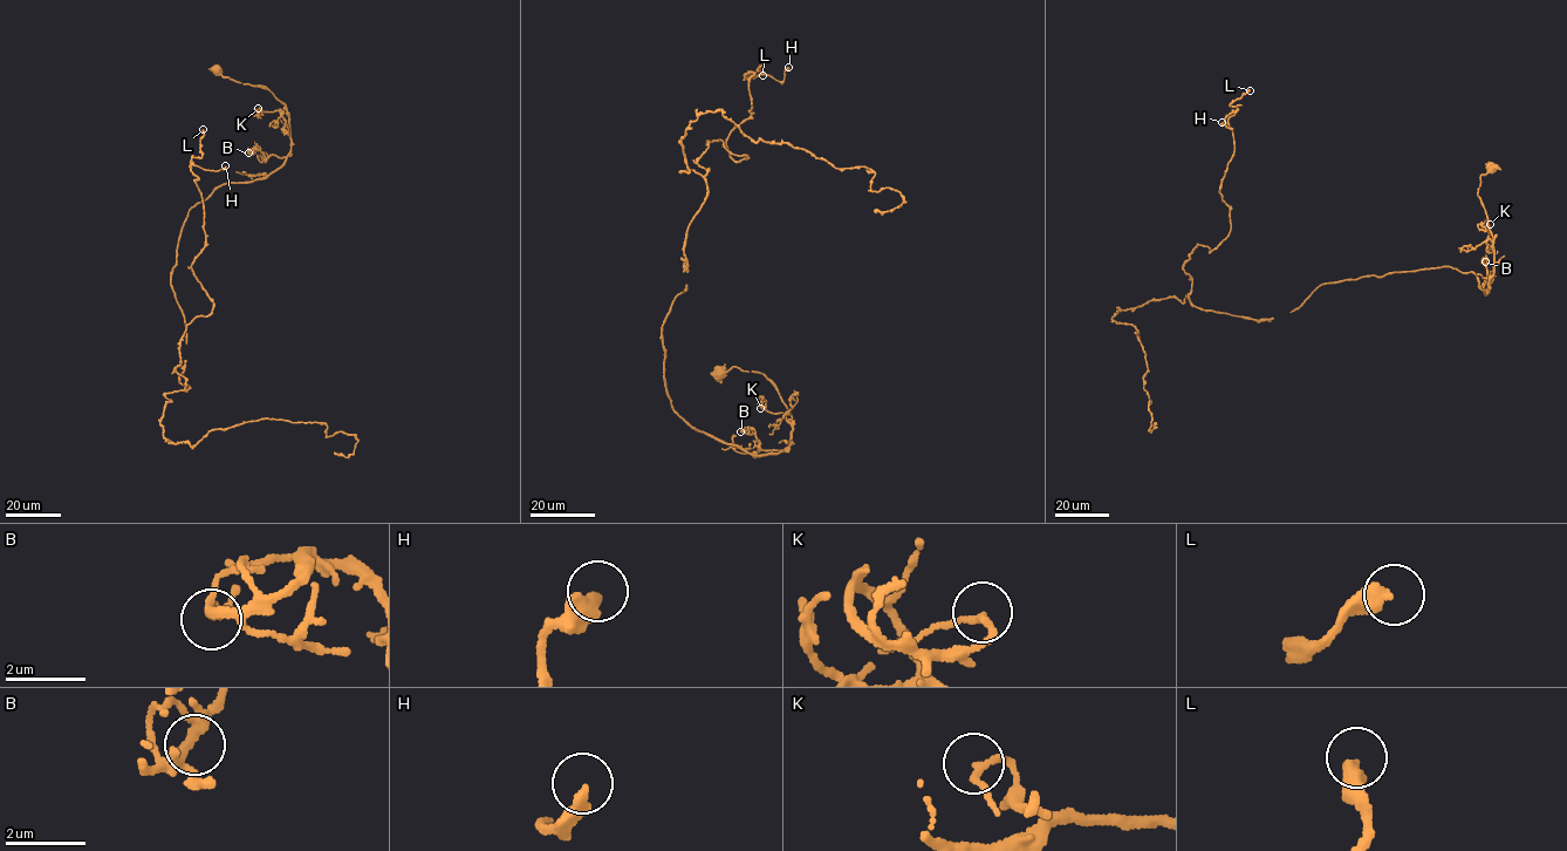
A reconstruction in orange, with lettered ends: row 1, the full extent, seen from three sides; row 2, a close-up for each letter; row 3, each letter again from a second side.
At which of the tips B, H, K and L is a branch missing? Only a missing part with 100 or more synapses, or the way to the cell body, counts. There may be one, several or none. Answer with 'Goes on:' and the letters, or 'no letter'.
Goes on: no letter

